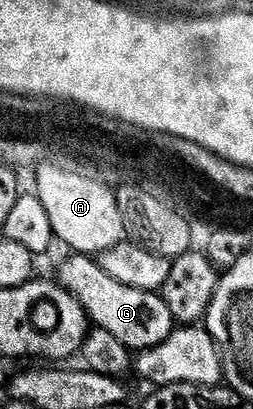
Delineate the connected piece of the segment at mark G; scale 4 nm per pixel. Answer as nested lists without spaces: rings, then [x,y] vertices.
[[[70,253],[67,256],[67,259],[58,267],[57,282],[85,309],[87,320],[94,327],[108,329],[108,333],[112,333],[112,337],[116,337],[116,341],[120,341],[134,353],[147,351],[149,347],[155,347],[175,331],[176,324],[172,317],[172,309],[168,309],[168,305],[158,291],[145,291],[144,289],[121,284],[120,281],[116,281],[115,278],[109,276],[98,262],[88,254]]]

